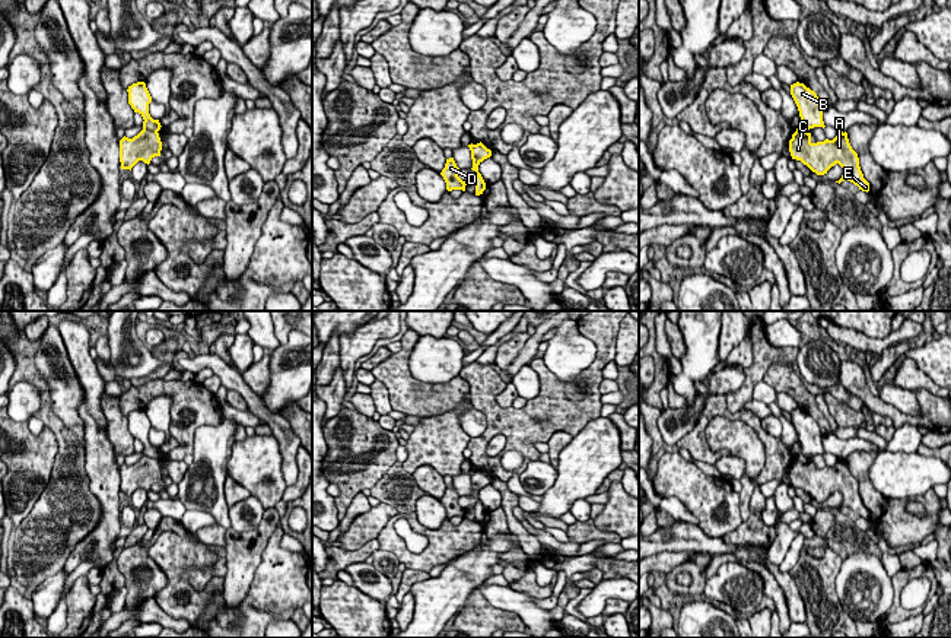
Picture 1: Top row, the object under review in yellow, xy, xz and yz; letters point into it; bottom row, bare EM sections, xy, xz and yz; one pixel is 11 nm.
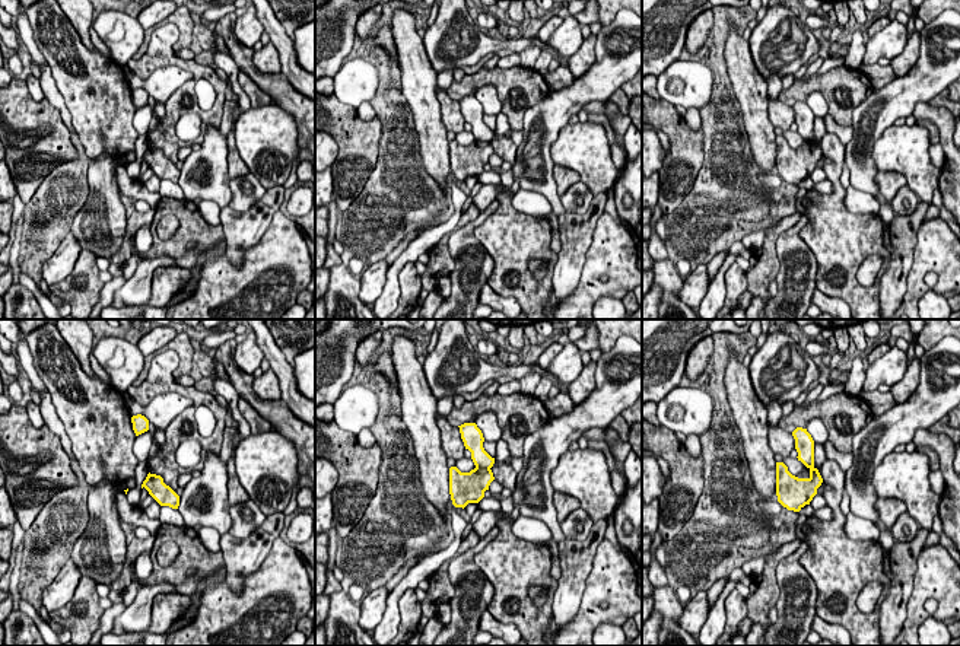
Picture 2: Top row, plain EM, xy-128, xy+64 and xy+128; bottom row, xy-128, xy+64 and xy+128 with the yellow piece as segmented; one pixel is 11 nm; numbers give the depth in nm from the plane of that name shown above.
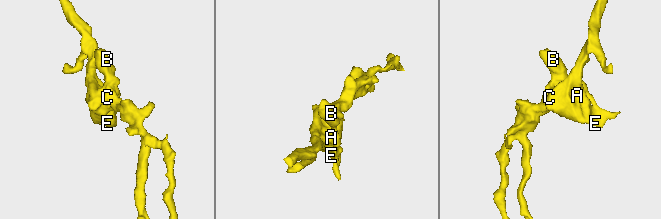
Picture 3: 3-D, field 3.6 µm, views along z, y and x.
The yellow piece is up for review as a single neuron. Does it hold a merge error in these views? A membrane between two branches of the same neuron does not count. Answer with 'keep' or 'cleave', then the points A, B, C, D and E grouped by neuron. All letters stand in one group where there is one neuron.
cleave; A C D E / B

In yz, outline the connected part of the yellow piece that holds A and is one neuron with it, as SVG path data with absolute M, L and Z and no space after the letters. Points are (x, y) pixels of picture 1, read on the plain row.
M798 454L789 467L789 479L792 486L801 488L817 502L824 502L827 498L839 491L843 495L843 502L839 508L845 507L853 510L862 518L869 518L869 510L863 505L859 493L858 480L852 476L847 463L837 458L833 467L811 469L811 460Z

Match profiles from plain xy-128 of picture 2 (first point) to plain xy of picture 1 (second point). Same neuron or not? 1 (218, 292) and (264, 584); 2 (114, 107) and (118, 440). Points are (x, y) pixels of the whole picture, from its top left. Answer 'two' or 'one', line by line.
1: one
2: one

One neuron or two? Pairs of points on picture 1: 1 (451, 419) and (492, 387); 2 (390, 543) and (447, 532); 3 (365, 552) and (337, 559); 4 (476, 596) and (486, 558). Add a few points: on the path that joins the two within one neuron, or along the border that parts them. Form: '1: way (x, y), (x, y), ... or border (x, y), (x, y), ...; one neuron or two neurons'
1: border (468, 393), (471, 403); two neurons
2: way (404, 555), (407, 558), (425, 558), (436, 546); one neuron
3: way (358, 556), (344, 558); one neuron
4: border (476, 589), (455, 616); two neurons

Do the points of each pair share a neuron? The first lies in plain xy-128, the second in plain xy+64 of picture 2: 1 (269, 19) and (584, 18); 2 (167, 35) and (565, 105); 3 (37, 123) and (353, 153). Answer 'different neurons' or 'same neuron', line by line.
1: same neuron
2: different neurons
3: same neuron

